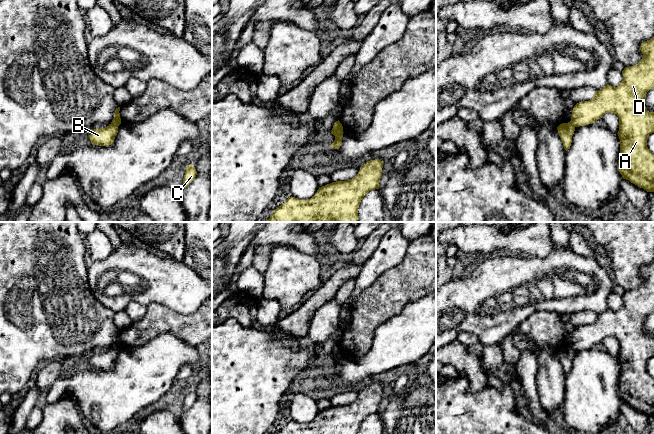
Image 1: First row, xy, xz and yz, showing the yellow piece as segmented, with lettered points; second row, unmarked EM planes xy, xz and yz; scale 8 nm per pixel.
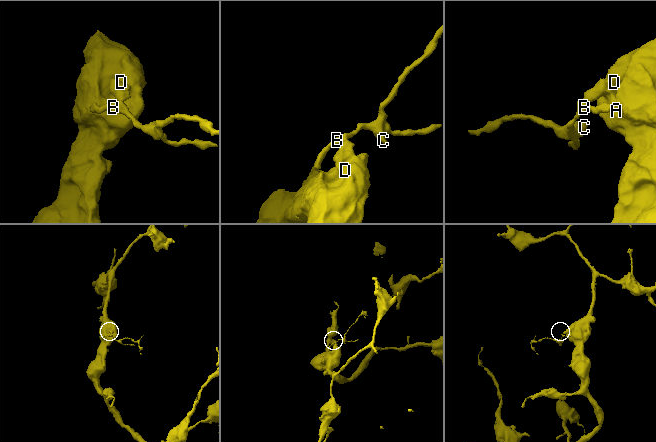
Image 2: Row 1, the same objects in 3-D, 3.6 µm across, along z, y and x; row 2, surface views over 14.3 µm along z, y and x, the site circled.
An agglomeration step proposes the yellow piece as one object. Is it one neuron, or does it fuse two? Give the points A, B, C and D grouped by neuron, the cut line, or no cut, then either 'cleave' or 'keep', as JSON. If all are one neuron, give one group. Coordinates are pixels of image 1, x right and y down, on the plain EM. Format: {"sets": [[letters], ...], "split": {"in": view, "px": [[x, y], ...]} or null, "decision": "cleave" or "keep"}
{"sets": [["A", "D"], ["B", "C"]], "split": {"in": "xz", "px": [[342, 357], [335, 361]]}, "decision": "cleave"}

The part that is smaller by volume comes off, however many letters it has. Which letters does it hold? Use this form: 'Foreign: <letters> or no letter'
Foreign: B, C

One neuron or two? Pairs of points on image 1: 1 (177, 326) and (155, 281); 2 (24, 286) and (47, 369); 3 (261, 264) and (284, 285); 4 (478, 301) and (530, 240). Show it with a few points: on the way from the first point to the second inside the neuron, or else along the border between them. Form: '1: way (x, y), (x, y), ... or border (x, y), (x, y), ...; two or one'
1: border (147, 305), (161, 303), (177, 312), (191, 313); two
2: border (60, 359), (51, 359), (39, 366); two
3: border (274, 247), (270, 253), (268, 267), (263, 275); two
4: border (512, 254), (541, 257); two

